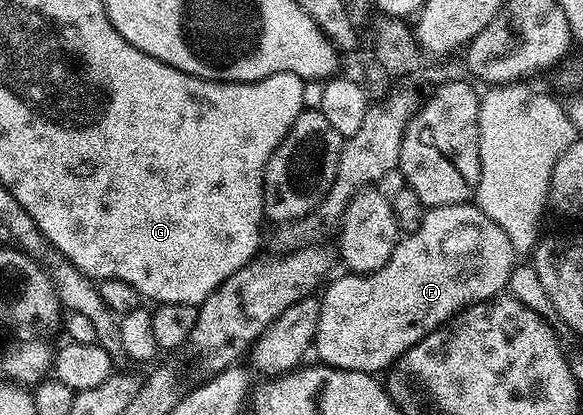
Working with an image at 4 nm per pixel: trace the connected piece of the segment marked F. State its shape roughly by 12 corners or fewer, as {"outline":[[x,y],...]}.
{"outline":[[473,202],[432,207],[388,265],[325,284],[319,364],[379,373],[516,256]]}

